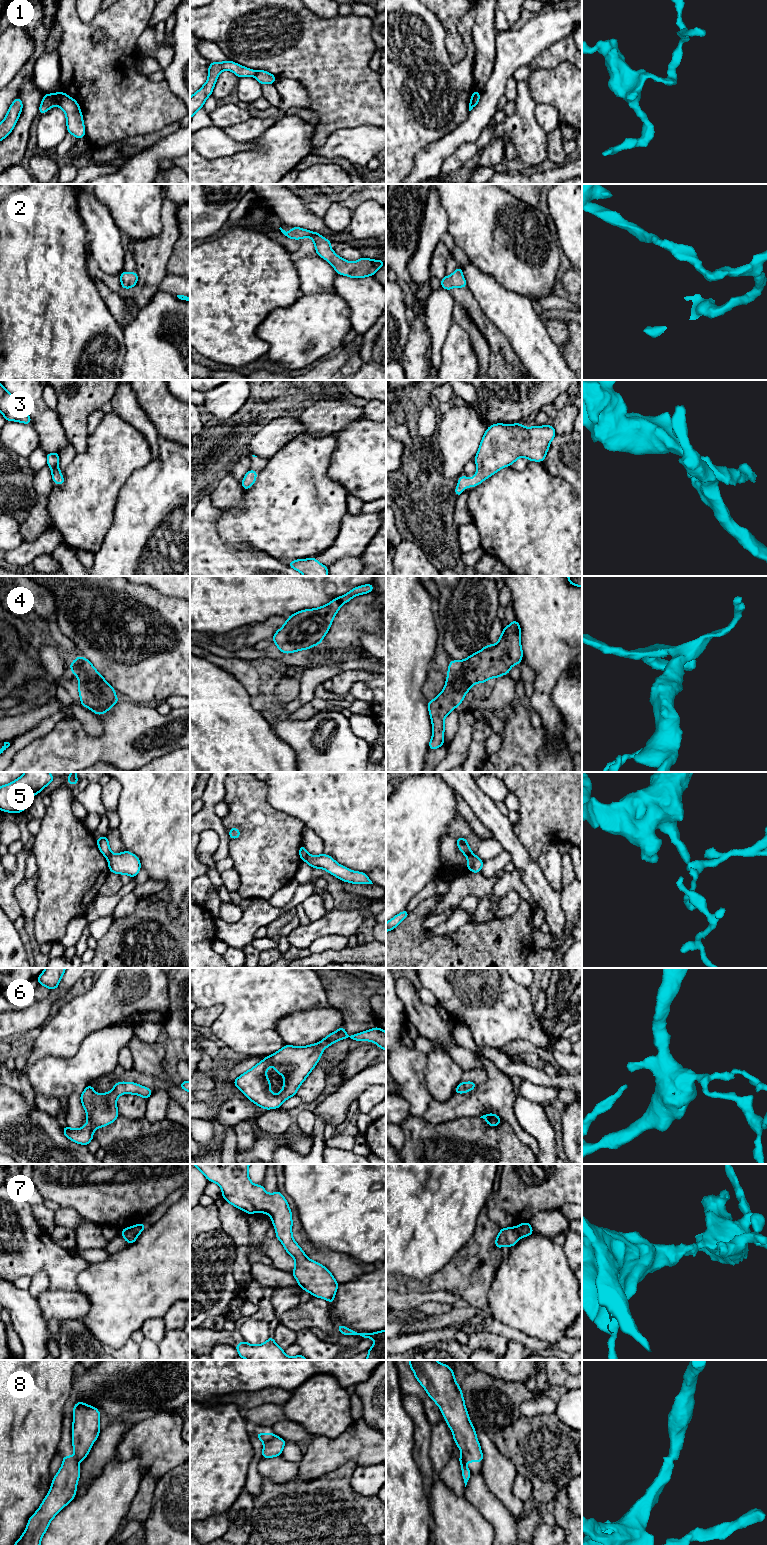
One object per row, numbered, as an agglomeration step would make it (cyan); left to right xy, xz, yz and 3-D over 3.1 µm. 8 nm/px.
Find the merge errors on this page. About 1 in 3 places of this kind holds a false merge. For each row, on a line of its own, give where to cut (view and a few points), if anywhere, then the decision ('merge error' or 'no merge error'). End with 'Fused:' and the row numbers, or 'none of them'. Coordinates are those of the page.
1: cut in xy along (56, 93), (59, 105); merge error
2: no cut; no merge error
3: no cut; no merge error
4: no cut; no merge error
5: cut in xz along (308, 854), (304, 860); merge error
6: no cut; no merge error
7: cut in yz along (516, 1227), (521, 1236); merge error
8: cut in xz along (275, 1436), (264, 1443); merge error
Fused: 1, 5, 7, 8

